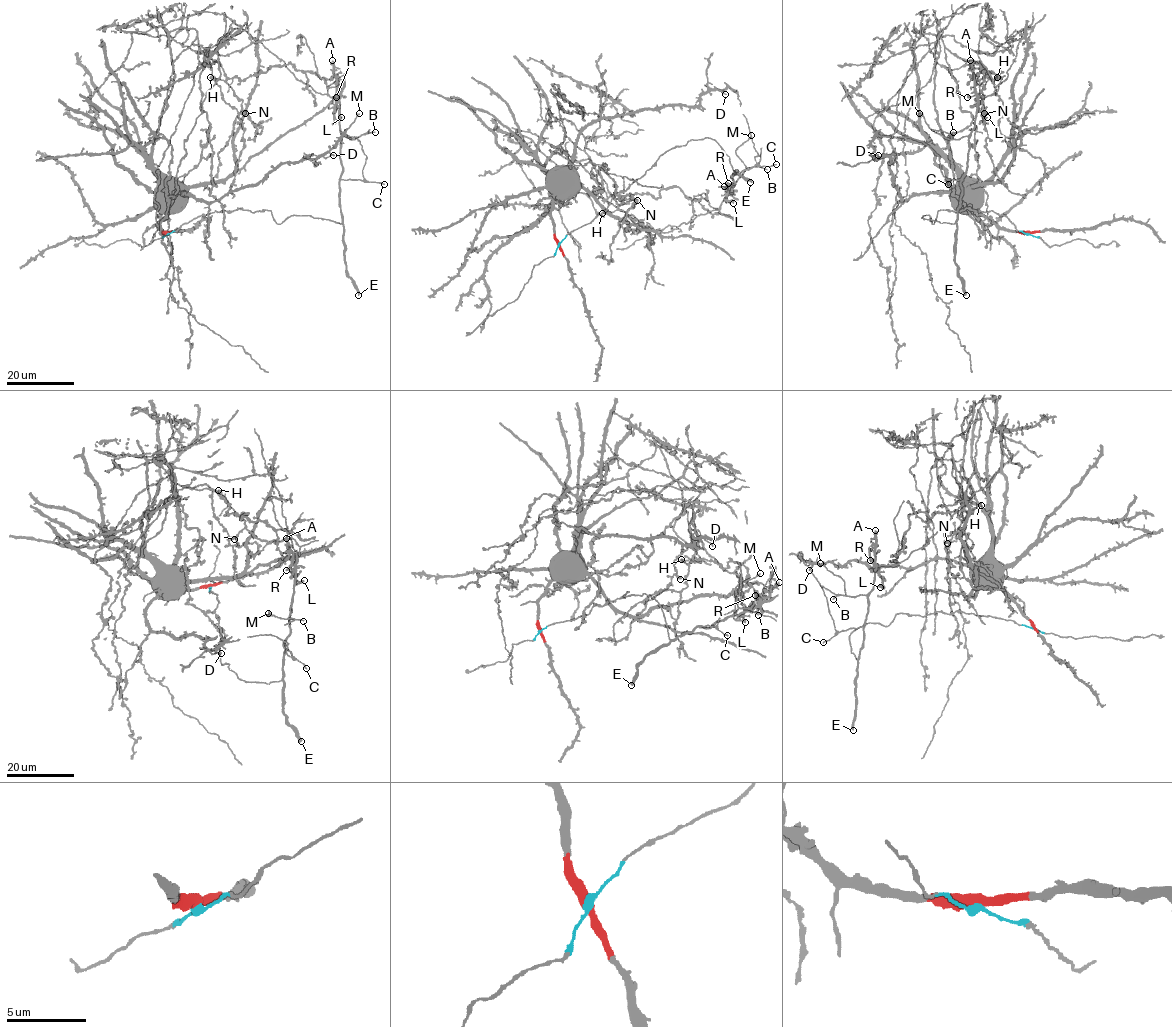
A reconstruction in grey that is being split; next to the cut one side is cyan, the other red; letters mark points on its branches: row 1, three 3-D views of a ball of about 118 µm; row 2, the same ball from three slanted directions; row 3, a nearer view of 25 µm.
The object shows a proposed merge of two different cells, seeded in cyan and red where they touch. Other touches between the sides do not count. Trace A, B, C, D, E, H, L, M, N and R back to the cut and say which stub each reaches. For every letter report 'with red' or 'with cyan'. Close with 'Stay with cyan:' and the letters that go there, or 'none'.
A: with cyan
B: with cyan
C: with cyan
D: with red
E: with cyan
H: with red
L: with cyan
M: with cyan
N: with red
R: with cyan
Stay with cyan: A, B, C, E, L, M, R

